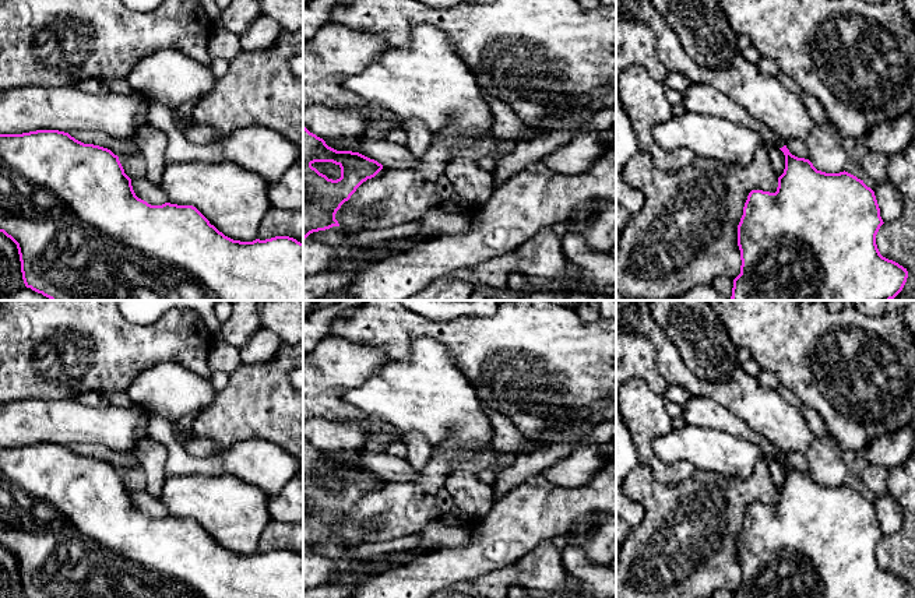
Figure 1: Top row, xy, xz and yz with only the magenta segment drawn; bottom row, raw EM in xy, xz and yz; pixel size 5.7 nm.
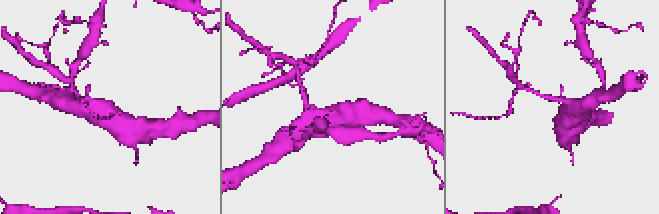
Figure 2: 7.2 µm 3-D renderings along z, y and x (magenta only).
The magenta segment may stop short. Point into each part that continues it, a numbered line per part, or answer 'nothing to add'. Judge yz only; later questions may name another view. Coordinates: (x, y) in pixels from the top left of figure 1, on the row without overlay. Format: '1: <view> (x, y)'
1: yz (701, 411)

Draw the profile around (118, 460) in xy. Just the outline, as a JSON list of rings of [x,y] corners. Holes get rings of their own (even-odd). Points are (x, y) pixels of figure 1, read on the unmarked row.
[[[74,443],[68,447],[84,457],[108,461],[117,469],[134,467],[137,464],[137,458],[133,454],[120,454],[102,444]]]

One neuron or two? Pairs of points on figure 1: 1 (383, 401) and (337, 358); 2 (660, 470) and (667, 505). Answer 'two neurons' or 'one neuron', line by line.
1: two neurons
2: two neurons

